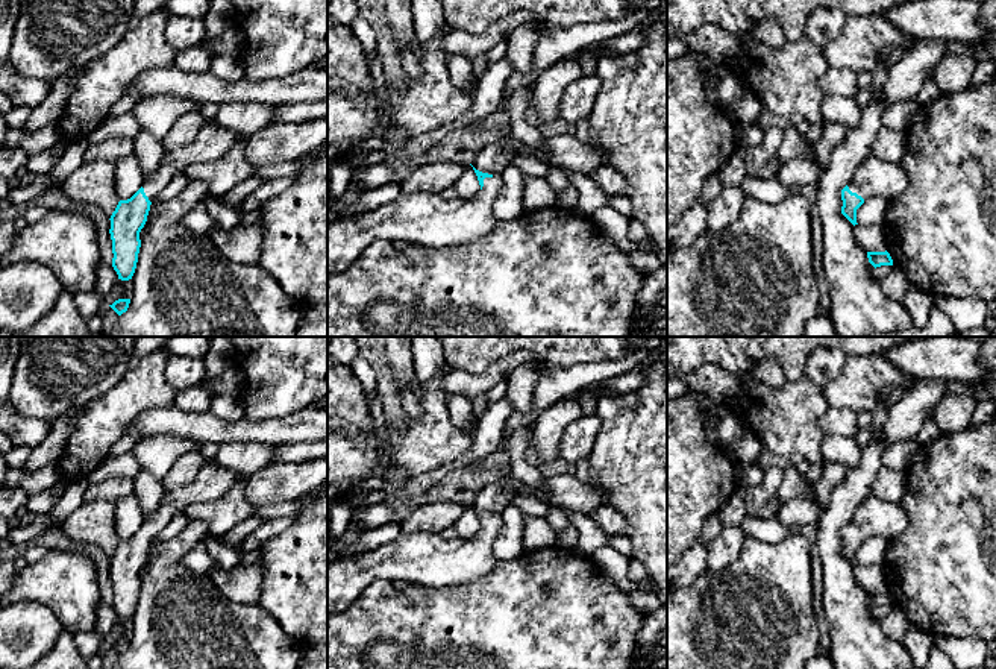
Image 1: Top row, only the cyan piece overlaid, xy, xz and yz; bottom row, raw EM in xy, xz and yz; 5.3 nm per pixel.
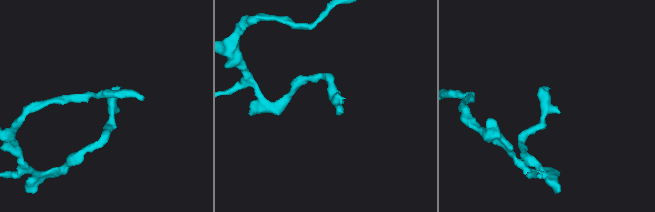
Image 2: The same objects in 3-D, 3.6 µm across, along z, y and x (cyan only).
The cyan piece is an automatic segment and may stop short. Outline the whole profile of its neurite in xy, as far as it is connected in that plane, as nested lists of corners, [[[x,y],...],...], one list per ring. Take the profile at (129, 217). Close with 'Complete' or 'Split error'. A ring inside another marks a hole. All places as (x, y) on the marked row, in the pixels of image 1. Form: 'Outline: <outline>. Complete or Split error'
Outline: [[[208,120],[197,138],[185,147],[164,150],[155,173],[144,176],[143,187],[127,200],[120,200],[111,215],[112,267],[118,279],[132,279],[141,247],[139,232],[147,221],[152,202],[171,177],[189,164],[212,162],[223,156],[240,138],[247,138]]]. Split error

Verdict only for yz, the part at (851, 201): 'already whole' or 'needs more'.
needs more

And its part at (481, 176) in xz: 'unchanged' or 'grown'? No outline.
grown

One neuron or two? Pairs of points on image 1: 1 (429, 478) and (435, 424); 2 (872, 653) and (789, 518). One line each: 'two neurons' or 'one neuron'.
1: two neurons
2: two neurons

